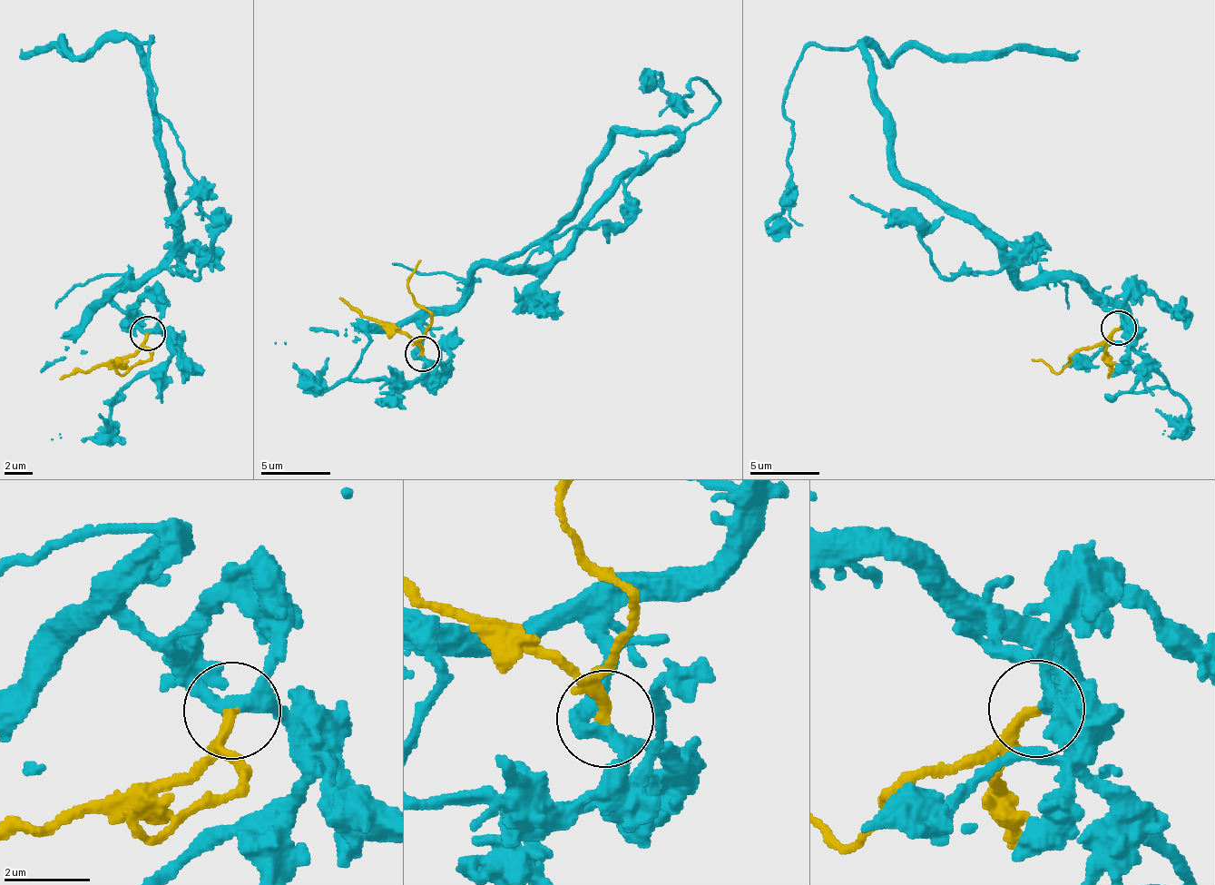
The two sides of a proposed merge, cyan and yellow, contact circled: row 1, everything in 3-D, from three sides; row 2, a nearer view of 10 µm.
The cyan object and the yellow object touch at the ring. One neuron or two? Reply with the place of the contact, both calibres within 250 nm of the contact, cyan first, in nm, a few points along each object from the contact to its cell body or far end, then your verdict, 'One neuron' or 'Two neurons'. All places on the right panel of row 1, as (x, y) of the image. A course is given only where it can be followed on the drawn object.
Place: (1118, 328). Thickness 240 nm (cyan) against 240 nm. Course of cyan: (1121, 329), (1073, 278), (1019, 280), (1003, 244), (902, 175), (857, 44), (813, 44), (789, 79), (773, 240). Course of yellow: (1118, 329), (1105, 343), (1073, 353), (1060, 371), (1033, 358). One neuron

